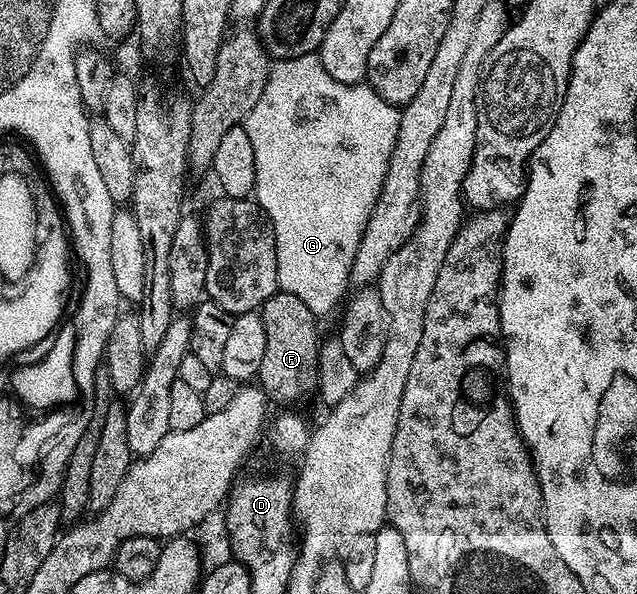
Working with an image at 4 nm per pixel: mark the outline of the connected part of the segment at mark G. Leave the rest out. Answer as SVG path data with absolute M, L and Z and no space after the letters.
M317 53L299 55L295 59L287 59L286 61L274 60L269 70L267 87L263 87L263 95L259 95L259 103L255 103L255 107L251 107L251 111L245 117L243 124L247 135L251 138L251 148L255 151L253 193L256 202L269 217L274 229L278 259L277 288L280 292L295 295L302 303L307 303L307 307L311 307L313 313L324 315L324 313L331 312L337 304L340 306L342 304L341 296L344 295L345 289L350 288L351 263L355 259L355 251L359 251L359 243L365 234L369 216L379 199L379 191L383 187L383 179L387 175L387 163L391 159L391 151L395 147L395 139L399 135L400 118L401 109L384 101L368 83L348 85L331 79L331 75L327 75Z

